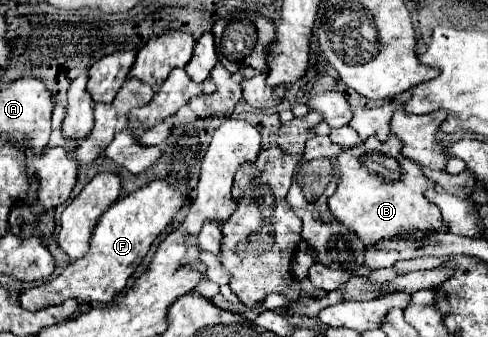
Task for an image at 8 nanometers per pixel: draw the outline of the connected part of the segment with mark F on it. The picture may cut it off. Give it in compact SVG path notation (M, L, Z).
M152 181L146 187L118 199L100 217L92 233L88 255L80 261L72 261L56 279L48 281L46 285L36 285L24 291L20 295L20 305L26 311L40 311L44 307L60 305L66 299L76 299L84 303L112 303L114 297L126 287L128 277L136 271L140 261L150 251L154 239L176 217L182 203L184 197L166 181Z

